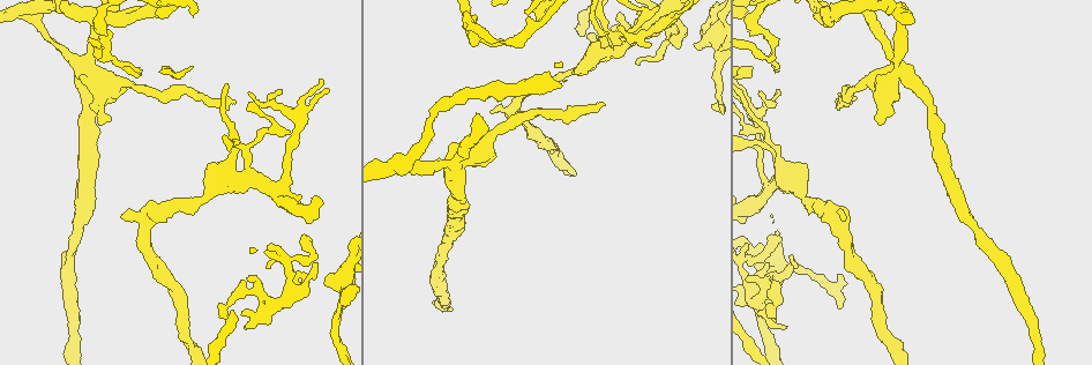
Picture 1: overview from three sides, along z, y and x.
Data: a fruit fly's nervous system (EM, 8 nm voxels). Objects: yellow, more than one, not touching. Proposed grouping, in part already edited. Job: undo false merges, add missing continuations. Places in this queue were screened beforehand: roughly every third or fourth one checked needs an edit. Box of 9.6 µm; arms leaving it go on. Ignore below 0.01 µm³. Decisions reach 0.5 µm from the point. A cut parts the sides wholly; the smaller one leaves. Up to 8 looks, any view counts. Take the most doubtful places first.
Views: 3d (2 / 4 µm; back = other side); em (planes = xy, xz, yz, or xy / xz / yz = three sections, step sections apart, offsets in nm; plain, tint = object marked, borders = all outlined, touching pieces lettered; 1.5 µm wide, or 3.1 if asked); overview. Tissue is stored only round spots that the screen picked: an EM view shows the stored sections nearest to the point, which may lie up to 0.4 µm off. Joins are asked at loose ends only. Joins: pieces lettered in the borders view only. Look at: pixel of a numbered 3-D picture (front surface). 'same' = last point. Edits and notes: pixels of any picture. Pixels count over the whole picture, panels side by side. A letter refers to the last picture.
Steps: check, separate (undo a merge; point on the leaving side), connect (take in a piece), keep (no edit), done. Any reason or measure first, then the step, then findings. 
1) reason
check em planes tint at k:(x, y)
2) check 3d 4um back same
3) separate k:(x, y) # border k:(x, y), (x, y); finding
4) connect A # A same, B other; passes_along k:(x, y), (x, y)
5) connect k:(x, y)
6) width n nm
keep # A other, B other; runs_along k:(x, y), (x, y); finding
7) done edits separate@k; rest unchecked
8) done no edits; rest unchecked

long arm stops here
check em xy step 4 plain at 1:(234, 100)

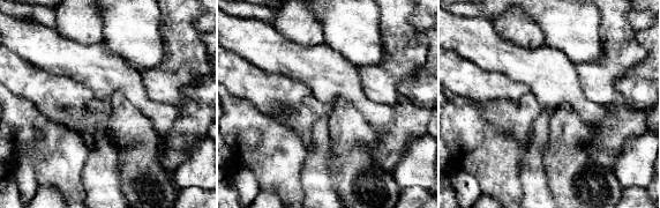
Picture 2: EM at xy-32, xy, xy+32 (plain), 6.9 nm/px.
see the neighbours
check em xy step 4 borders same

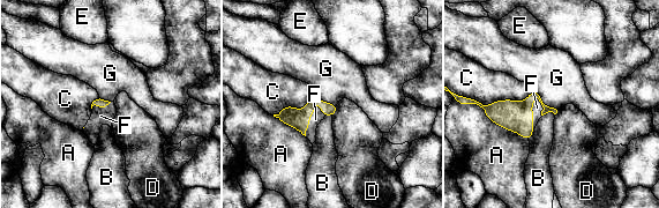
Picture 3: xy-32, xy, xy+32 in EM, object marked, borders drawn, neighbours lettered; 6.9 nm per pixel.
connect F # A other, B other, C other, D other, E other, F same, G other; passes_along 3:(514, 116), (532, 116), (537, 108); it goes on there

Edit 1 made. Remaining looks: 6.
tapers out
check 3d 2um at 1:(775, 71)

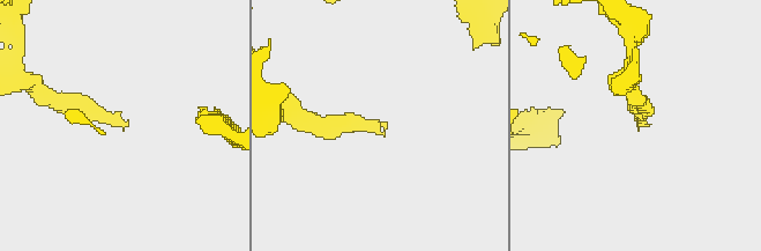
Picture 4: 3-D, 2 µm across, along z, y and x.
now the EM
check em yz step 8 tint at 4:(126, 125)

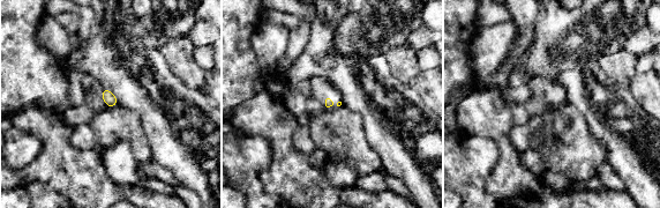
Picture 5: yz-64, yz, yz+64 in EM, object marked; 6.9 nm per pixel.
check em planes borders same

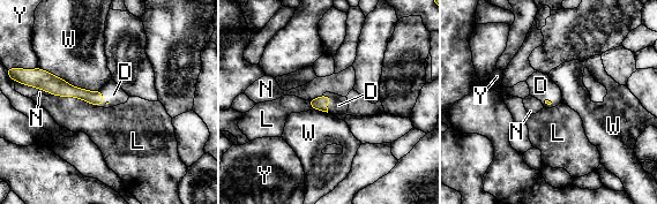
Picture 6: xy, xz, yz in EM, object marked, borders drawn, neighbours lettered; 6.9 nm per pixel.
longest_contact W 460 nm
connect D # D same, L other, N other, W other, Y other; passes_along 6:(319, 104), (330, 102), (338, 105); the neuron continues

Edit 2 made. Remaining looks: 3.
see it whole again
check overview

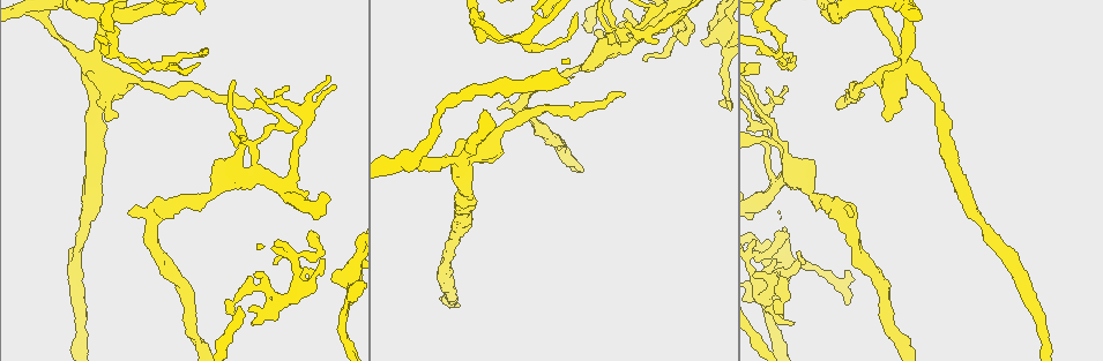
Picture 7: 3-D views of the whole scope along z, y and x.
an open end
check 3d 2um at 7:(253, 324)

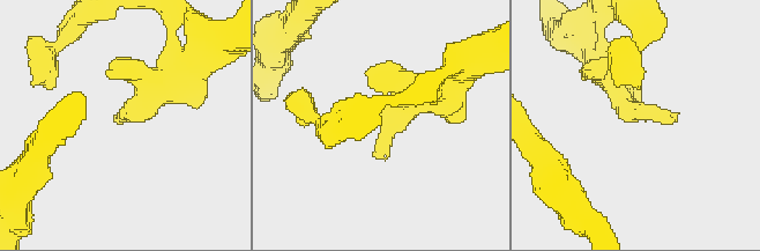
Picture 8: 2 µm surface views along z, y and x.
need the tissue
check em planes borders at 8:(117, 121)

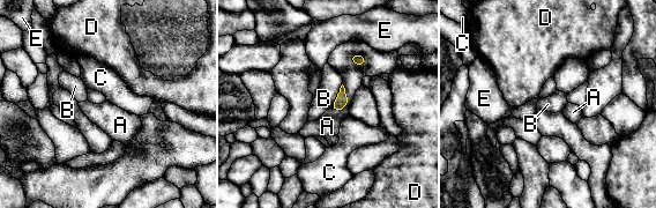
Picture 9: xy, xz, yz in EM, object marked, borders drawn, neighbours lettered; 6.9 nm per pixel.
keep # A other, B other, C other, D other, E other; border 9:(342, 84), (334, 103), (329, 108); none of them fits

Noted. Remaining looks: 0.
done edits connect@3, connect@6; rest unchecked

